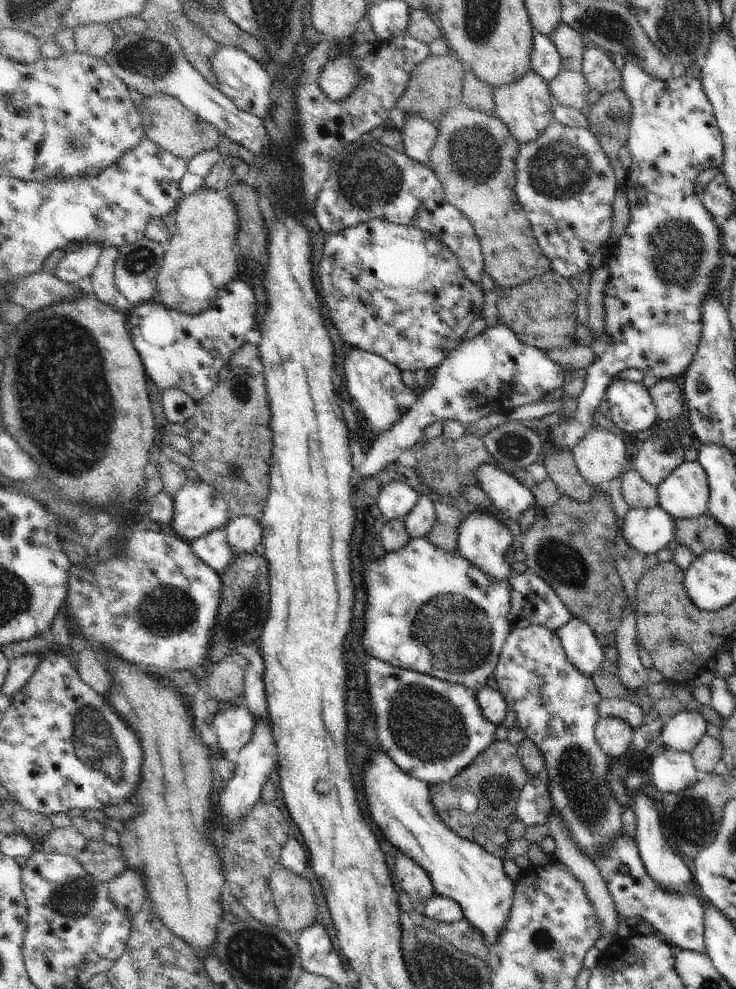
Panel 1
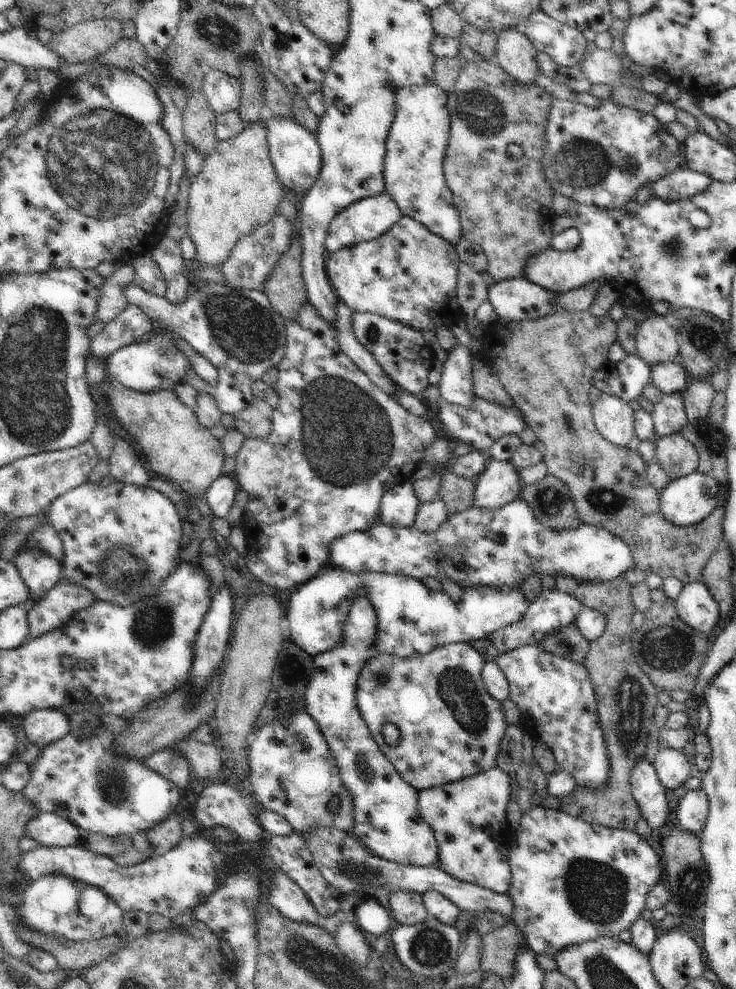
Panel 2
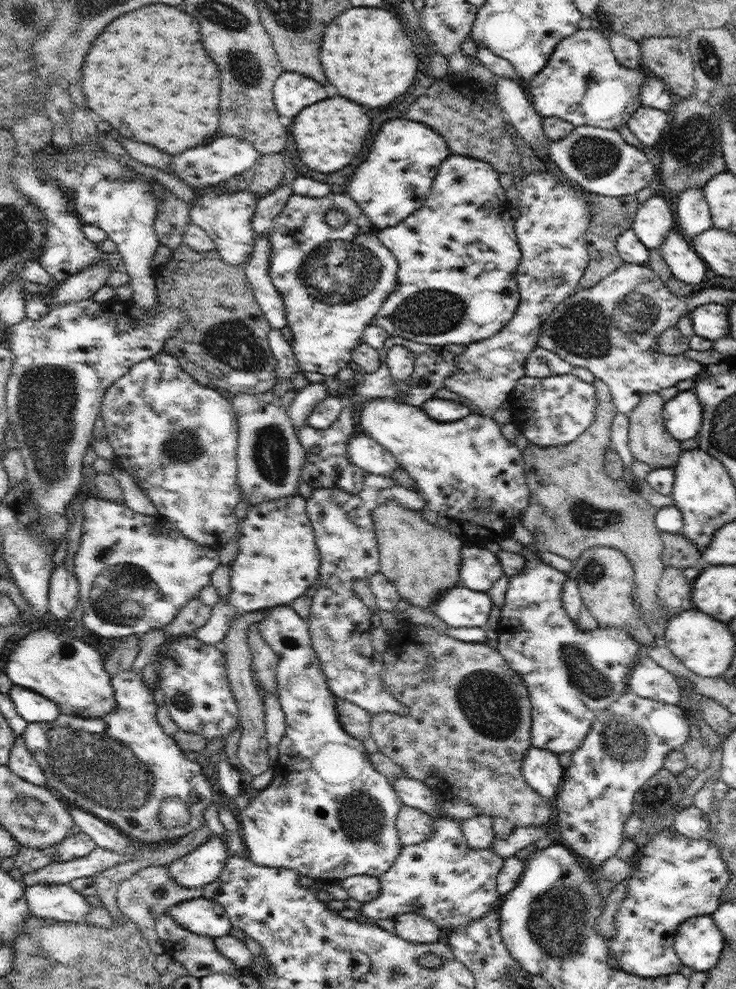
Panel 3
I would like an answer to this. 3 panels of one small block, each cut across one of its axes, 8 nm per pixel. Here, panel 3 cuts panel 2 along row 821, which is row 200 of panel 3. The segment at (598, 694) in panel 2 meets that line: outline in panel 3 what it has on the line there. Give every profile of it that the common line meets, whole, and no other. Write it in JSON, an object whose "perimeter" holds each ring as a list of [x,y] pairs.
{"perimeter":[[[586,191],[584,200],[590,204],[592,219],[590,219],[589,226],[585,233],[586,249],[589,253],[589,265],[579,282],[579,287],[583,290],[595,286],[603,278],[613,274],[623,264],[617,250],[617,239],[622,232],[632,228],[639,205],[635,195],[605,197]]]}

